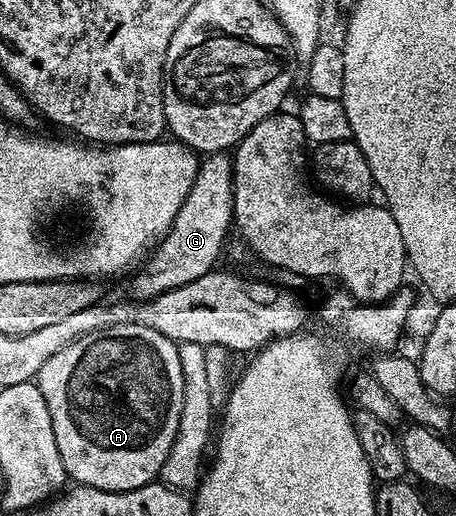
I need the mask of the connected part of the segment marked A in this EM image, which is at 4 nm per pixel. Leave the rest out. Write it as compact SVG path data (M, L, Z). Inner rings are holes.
M129 323L88 333L44 361L36 382L52 413L60 461L75 484L131 491L161 476L184 409L178 346L154 328Z

